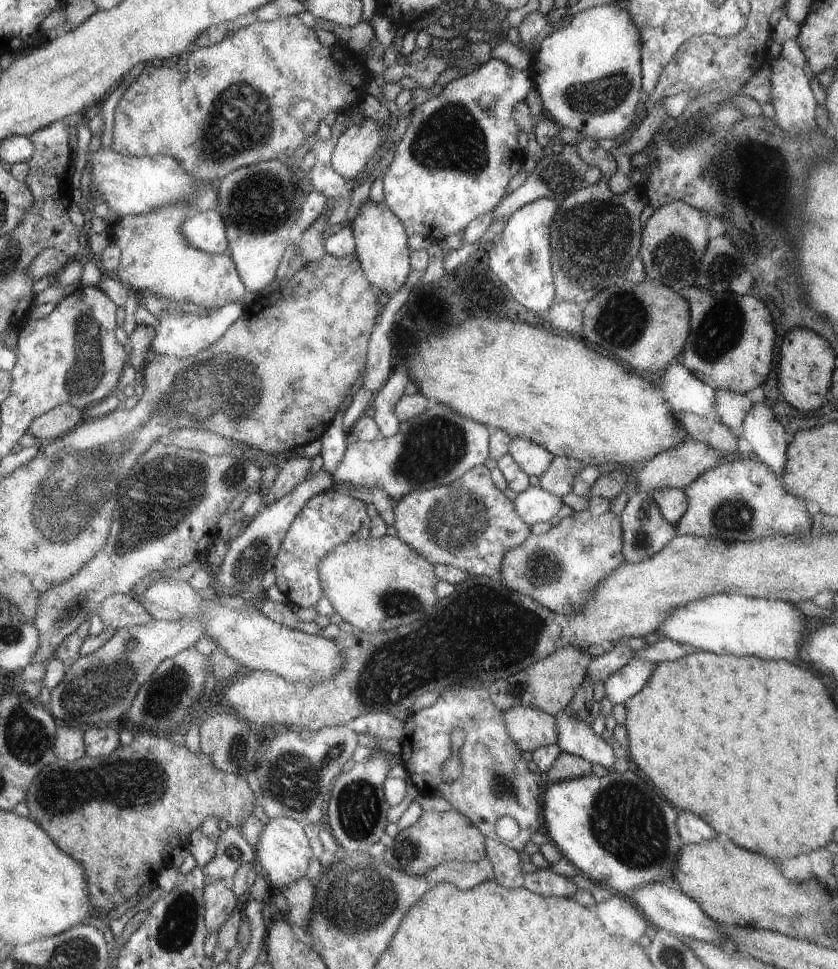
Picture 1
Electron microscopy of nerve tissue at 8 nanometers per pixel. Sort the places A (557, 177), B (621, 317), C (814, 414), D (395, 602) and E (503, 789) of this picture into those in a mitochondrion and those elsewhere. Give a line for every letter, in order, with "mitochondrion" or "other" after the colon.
A: mitochondrion
B: mitochondrion
C: other
D: mitochondrion
E: mitochondrion

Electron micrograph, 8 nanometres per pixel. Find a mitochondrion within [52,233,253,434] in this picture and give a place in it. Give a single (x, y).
(86, 371)

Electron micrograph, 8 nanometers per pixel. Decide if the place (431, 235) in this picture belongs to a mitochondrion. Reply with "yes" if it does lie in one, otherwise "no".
no

